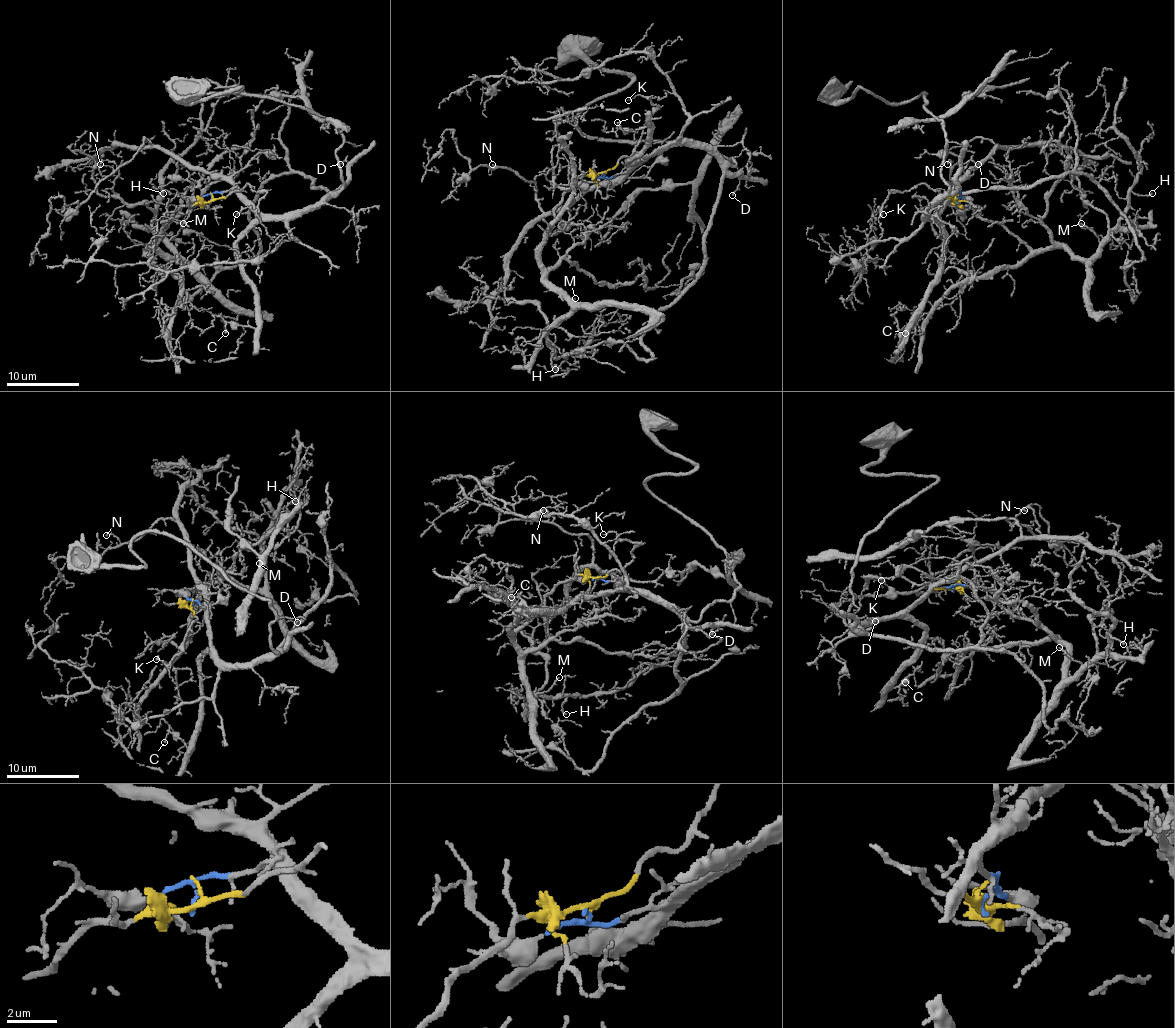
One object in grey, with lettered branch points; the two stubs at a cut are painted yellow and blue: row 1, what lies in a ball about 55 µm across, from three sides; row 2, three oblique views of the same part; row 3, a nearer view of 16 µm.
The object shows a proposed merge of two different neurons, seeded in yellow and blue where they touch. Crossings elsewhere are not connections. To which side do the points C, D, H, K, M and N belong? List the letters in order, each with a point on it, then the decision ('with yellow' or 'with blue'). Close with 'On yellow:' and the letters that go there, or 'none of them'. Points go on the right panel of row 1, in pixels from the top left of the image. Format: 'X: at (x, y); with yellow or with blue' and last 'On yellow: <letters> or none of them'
C: at (905, 333); with blue
D: at (978, 164); with blue
H: at (1152, 193); with yellow
K: at (883, 214); with yellow
M: at (1081, 223); with yellow
N: at (947, 164); with blue
On yellow: H, K, M

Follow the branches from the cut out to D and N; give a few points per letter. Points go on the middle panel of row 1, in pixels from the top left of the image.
D: (602, 173), (602, 176), (628, 173), (655, 151), (671, 146), (704, 146), (731, 173), (739, 173), (731, 195)
N: (602, 173), (604, 176), (624, 173), (582, 189), (570, 202), (546, 213), (539, 206), (533, 182), (492, 164)

